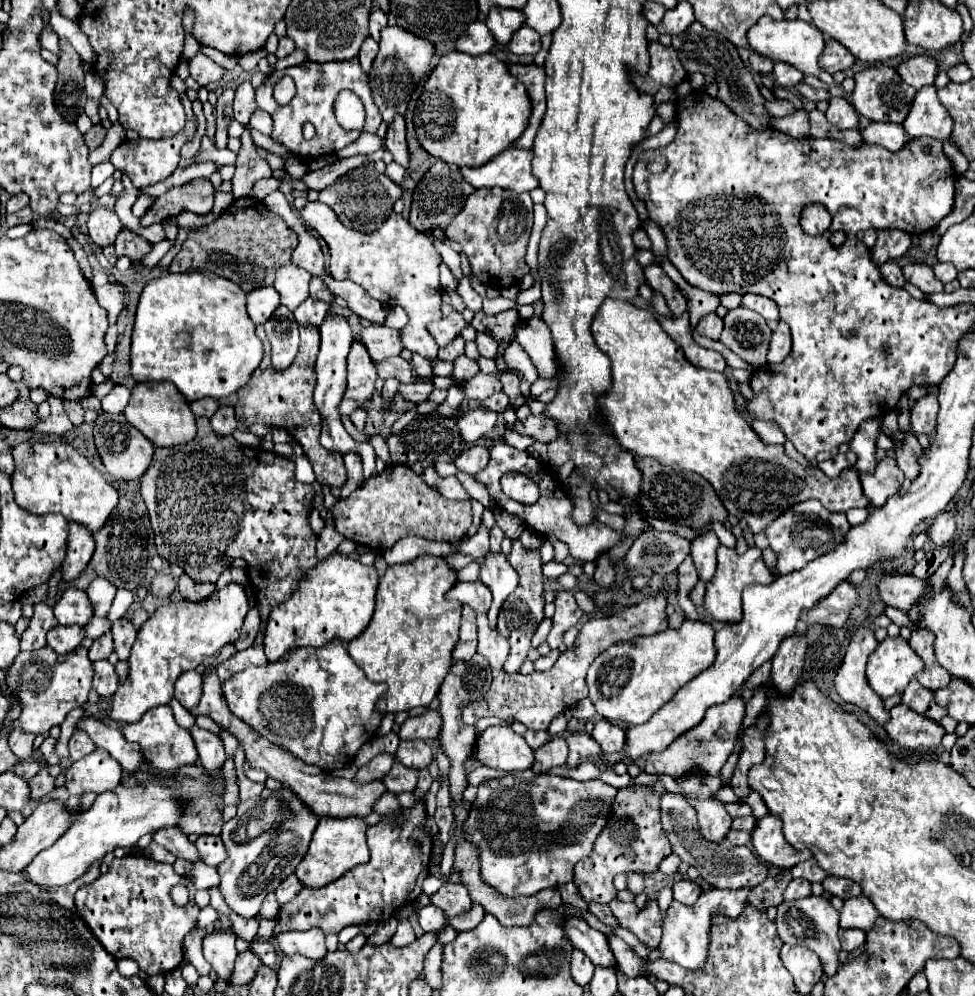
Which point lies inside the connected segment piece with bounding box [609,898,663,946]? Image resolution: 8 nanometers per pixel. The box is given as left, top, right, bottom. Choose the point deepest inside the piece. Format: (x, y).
(646, 922)

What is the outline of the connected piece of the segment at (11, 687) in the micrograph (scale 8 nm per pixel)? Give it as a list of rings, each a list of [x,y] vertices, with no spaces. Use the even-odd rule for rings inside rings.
[[[43,646],[31,654],[19,652],[13,664],[5,670],[5,680],[7,690],[21,700],[21,730],[39,736],[49,732],[53,726],[61,726],[69,710],[87,702],[93,670],[83,646],[75,648],[71,654],[55,654],[49,646]]]

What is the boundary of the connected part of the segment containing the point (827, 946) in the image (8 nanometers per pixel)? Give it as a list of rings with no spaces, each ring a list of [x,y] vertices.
[[[807,896],[795,902],[781,902],[777,906],[777,932],[779,938],[785,944],[805,944],[807,948],[811,948],[823,966],[823,974],[827,978],[835,976],[837,968],[839,968],[839,952],[841,952],[841,944],[837,938],[837,930],[839,930],[839,912],[831,906],[831,902],[823,896]]]

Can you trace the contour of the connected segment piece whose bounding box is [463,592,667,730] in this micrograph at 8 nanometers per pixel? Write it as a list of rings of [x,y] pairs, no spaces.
[[[659,592],[657,596],[649,596],[649,598],[641,600],[639,604],[623,608],[623,610],[611,614],[611,616],[589,618],[583,624],[583,628],[579,630],[575,644],[571,648],[567,648],[565,652],[561,652],[561,656],[557,658],[557,662],[553,664],[551,670],[533,672],[529,676],[523,676],[519,672],[517,674],[505,674],[503,672],[501,666],[503,666],[505,656],[510,650],[508,640],[503,640],[497,630],[491,630],[487,626],[485,614],[479,614],[477,616],[477,630],[479,630],[477,652],[487,658],[487,662],[493,670],[493,680],[491,680],[489,692],[483,698],[479,698],[479,700],[475,700],[475,702],[471,702],[463,708],[463,722],[475,724],[479,718],[485,718],[485,716],[523,718],[523,724],[529,730],[547,730],[549,722],[557,714],[561,714],[565,708],[571,708],[579,700],[587,698],[587,694],[589,694],[589,688],[587,688],[587,682],[585,682],[587,668],[591,666],[591,662],[599,654],[603,654],[603,650],[607,650],[615,642],[657,634],[657,632],[663,632],[667,628],[665,606],[667,606],[667,596]]]

